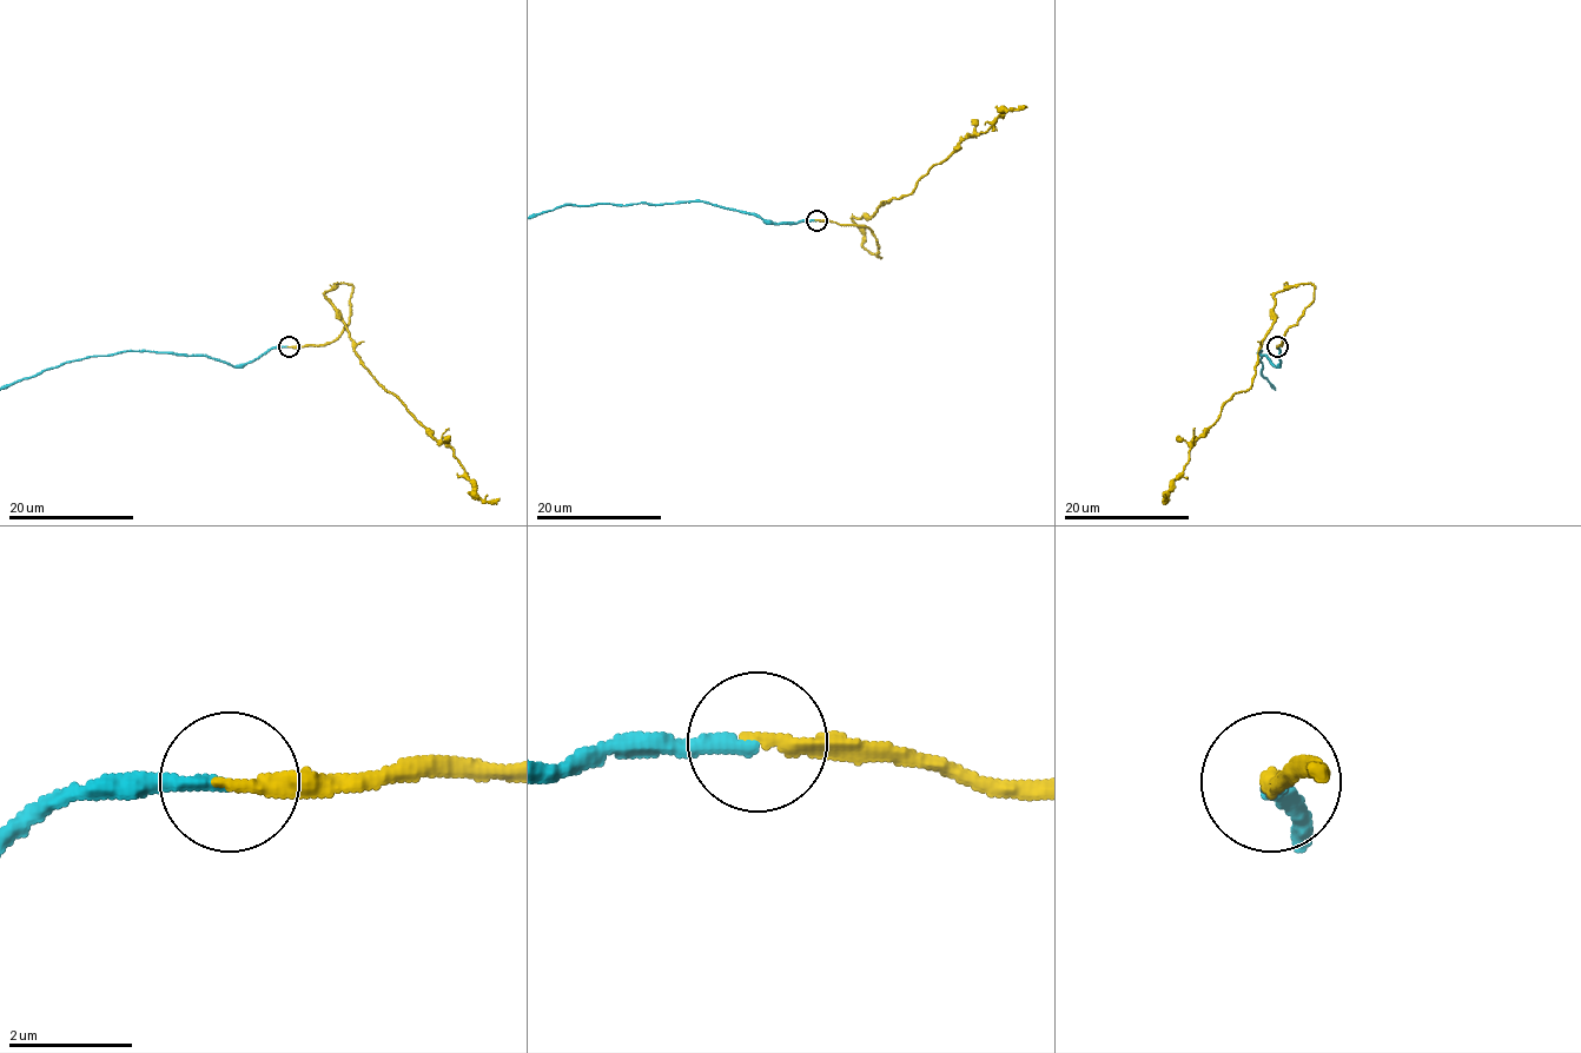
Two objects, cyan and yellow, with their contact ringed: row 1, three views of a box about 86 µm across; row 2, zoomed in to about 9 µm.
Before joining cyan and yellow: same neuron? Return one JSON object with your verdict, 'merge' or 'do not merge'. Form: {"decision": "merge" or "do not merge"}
{"decision": "merge"}

